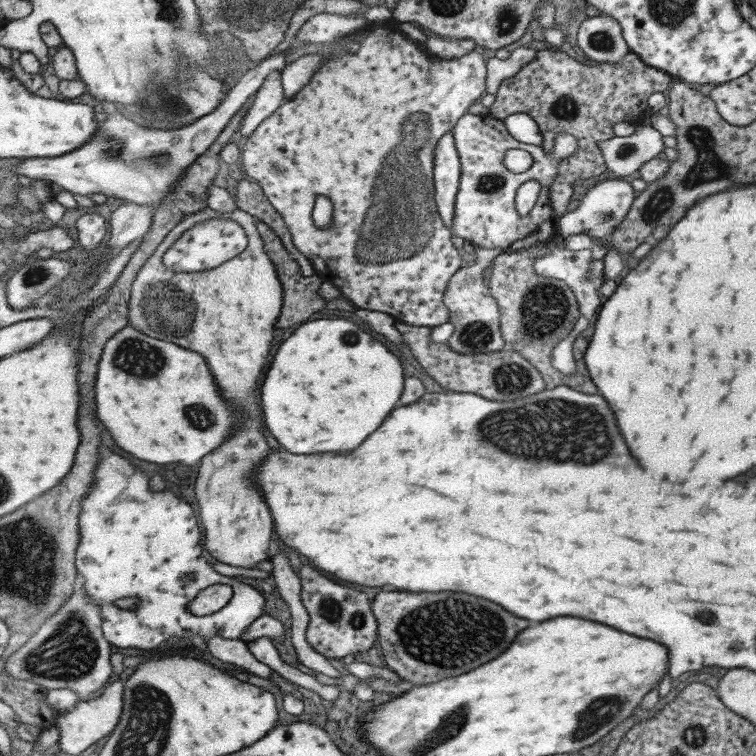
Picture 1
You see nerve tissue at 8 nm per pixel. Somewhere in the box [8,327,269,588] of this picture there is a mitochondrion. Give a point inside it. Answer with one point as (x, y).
(134, 357)

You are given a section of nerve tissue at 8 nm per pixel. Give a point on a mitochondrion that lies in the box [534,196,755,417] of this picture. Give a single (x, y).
(605, 216)

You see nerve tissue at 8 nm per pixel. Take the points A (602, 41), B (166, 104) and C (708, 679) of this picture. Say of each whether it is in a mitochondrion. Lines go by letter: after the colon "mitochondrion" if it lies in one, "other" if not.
A: mitochondrion
B: mitochondrion
C: other

